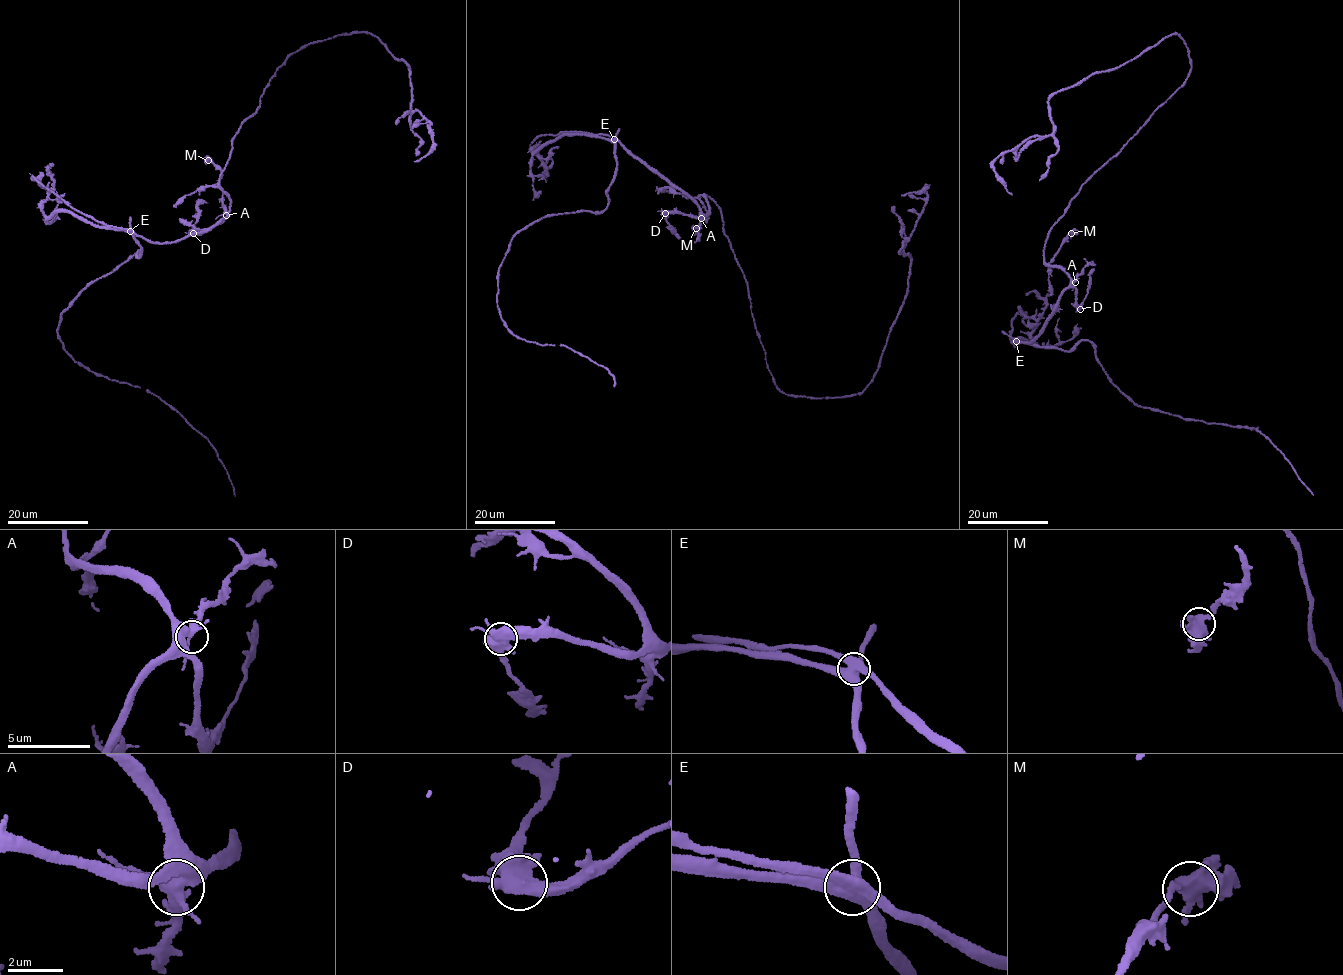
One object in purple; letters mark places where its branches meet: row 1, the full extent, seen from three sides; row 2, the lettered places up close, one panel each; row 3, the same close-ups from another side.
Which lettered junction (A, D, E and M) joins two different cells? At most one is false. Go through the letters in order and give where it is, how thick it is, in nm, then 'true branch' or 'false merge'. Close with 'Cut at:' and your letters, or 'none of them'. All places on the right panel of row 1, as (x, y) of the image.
A: place (1075, 282); calibre 400 nm; true branch
D: place (1080, 309); calibre 550 nm; true branch
E: place (1016, 341); calibre 500 nm; false merge
M: place (1071, 233); calibre 500 nm; true branch
Cut at: E

